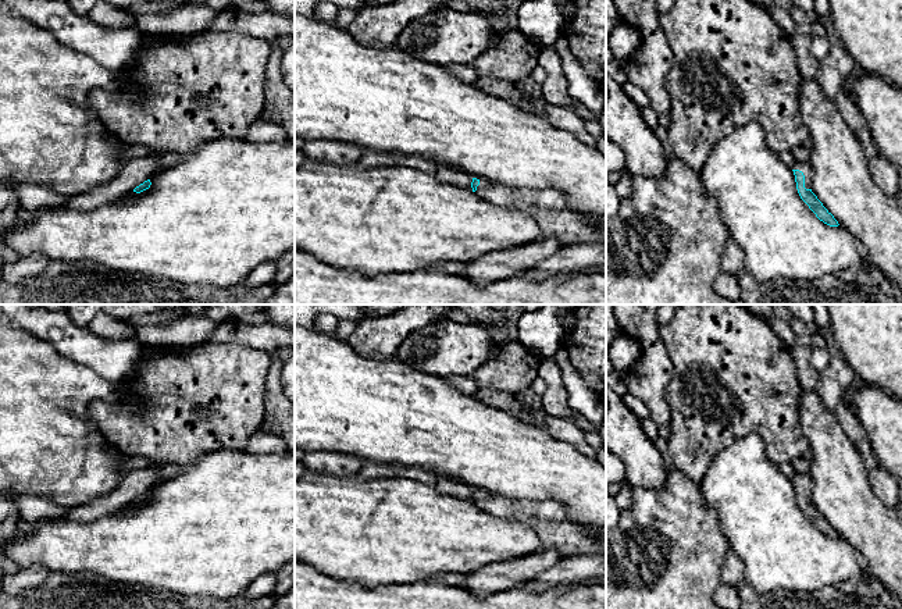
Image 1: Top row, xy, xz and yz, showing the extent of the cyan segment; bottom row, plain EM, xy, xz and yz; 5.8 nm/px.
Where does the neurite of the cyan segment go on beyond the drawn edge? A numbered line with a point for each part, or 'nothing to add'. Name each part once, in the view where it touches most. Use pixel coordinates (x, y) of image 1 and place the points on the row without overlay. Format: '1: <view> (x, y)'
1: yz (805, 478)

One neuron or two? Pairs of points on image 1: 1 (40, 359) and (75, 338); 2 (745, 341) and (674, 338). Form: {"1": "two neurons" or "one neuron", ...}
{"1": "two neurons", "2": "one neuron"}

